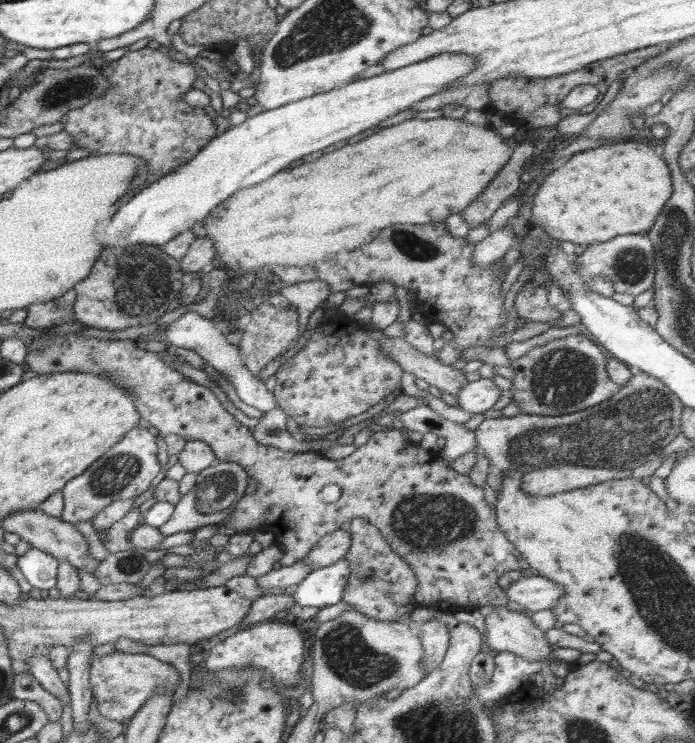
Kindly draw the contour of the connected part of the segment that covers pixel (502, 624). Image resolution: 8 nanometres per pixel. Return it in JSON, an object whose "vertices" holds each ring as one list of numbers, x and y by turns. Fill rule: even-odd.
{"vertices":[[500,605,494,612,490,612,485,618,486,625,486,643,498,652,510,652,521,656,532,662,546,661,548,655,555,648,548,643,545,633,537,628,537,626,529,618,529,615,524,616,520,611,513,612,505,606]]}

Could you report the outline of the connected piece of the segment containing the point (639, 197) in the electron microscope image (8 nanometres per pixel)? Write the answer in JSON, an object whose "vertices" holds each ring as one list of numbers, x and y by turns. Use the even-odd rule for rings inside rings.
{"vertices":[[630,140,608,146,596,145,596,150,574,154,572,160,544,178,544,184,540,190,536,189,533,197,531,224,541,227,546,233,548,230,558,230,558,238,553,238,556,241,568,240,590,246,596,242,608,242,620,234,644,234,652,229,656,216,672,196,672,191,670,170,654,148]]}

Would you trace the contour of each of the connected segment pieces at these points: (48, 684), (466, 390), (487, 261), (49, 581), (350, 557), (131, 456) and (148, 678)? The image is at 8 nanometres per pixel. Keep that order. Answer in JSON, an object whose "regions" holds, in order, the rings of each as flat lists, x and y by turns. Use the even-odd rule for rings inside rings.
{"regions":[[[34,655,31,656,26,663,26,672,34,676,44,690,56,696,63,707,68,704,70,705,71,698,68,687,66,683,58,677,58,671,52,666,47,656]],[[481,378,476,382,467,382,450,401,473,416,490,410,498,402,500,395,500,388,492,379]],[[508,226,492,232,484,240,480,240,474,245,474,250,472,251,473,265,487,267,503,259,510,247,513,246,514,238,515,235,512,232,512,228,508,228]],[[32,547,17,557,17,567,33,588,50,590,57,586,59,560,46,551]],[[364,517,353,518,350,521,349,531,351,532,351,545,344,559,349,562,350,575,348,575,348,583,346,583,346,589,342,594,342,600,348,606,352,606,352,610,370,619,408,622,410,614,415,610,413,605,417,605,414,594,416,594,416,588,418,588,418,581,416,581,414,571,410,569,410,565,397,552,392,550,378,528,370,524]],[[135,426,132,430,114,443,98,460,95,460,81,475,71,478,62,488,64,506,61,520,73,525,94,519,104,507,115,500,136,499,142,492,150,488,150,483,160,474,161,462,157,459,156,437,148,429]],[[113,654,98,656,91,662,89,681,98,712,108,720,131,721,139,710,150,700,151,694,164,689,174,694,180,677,178,671,166,661,160,661,148,654]]]}

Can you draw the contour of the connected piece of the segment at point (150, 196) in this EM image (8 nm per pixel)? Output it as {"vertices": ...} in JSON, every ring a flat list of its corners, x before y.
{"vertices":[[442,53,345,87,290,102,273,110,255,111,243,124,212,138,192,159,152,182,118,209,105,229,112,247,166,245,176,235,204,220,223,200,237,190,274,177,306,155,342,140,348,140,471,73,477,60,464,53]]}

